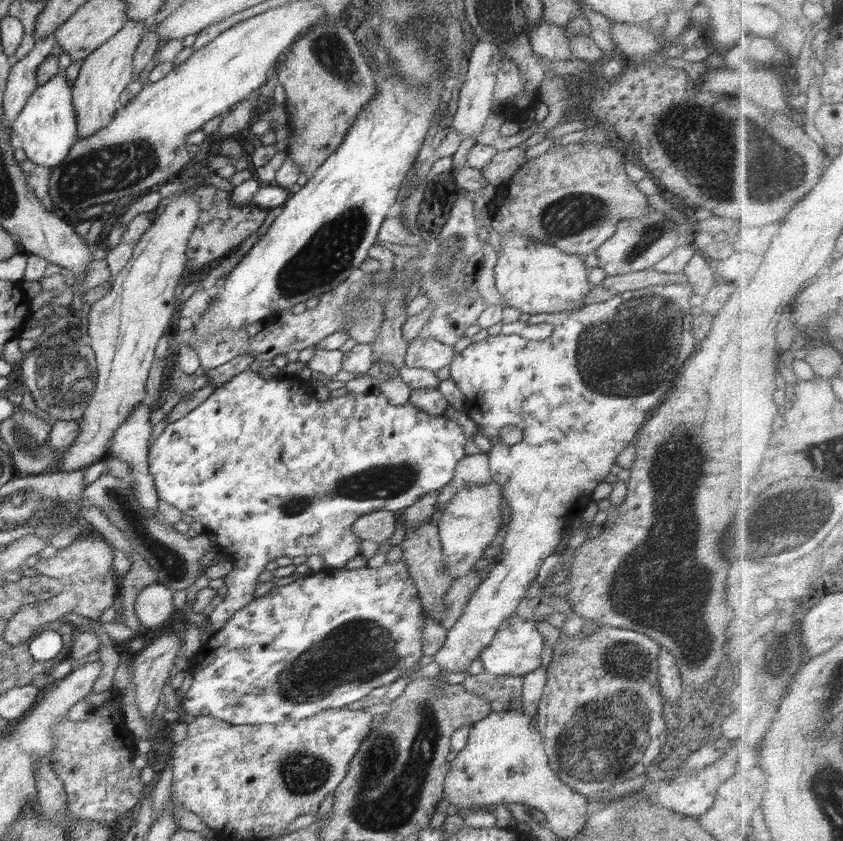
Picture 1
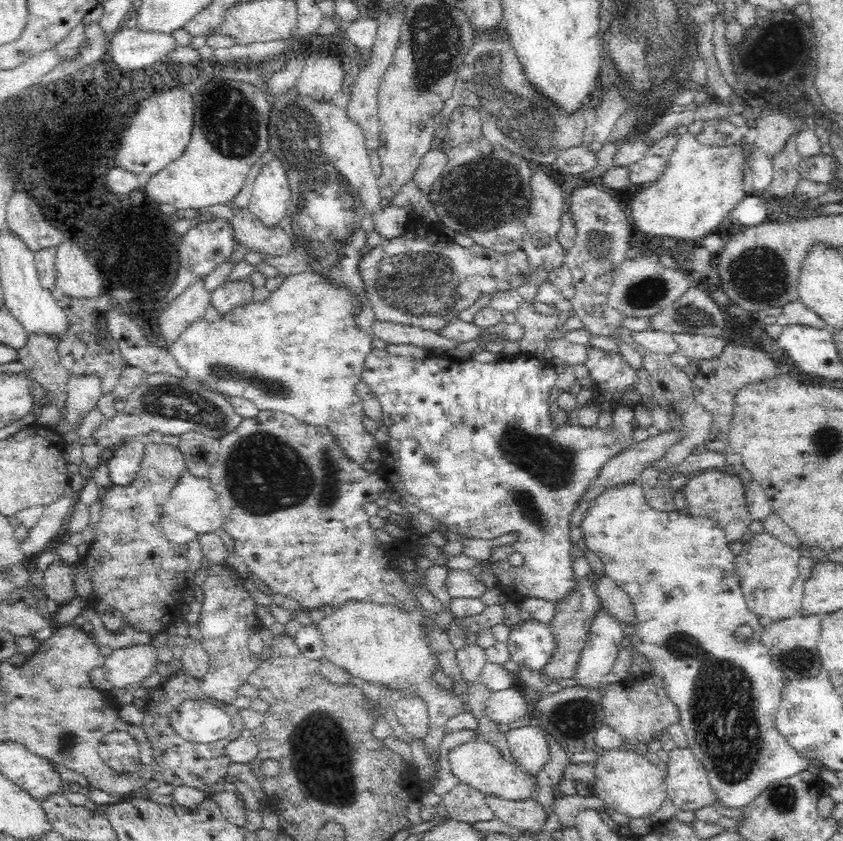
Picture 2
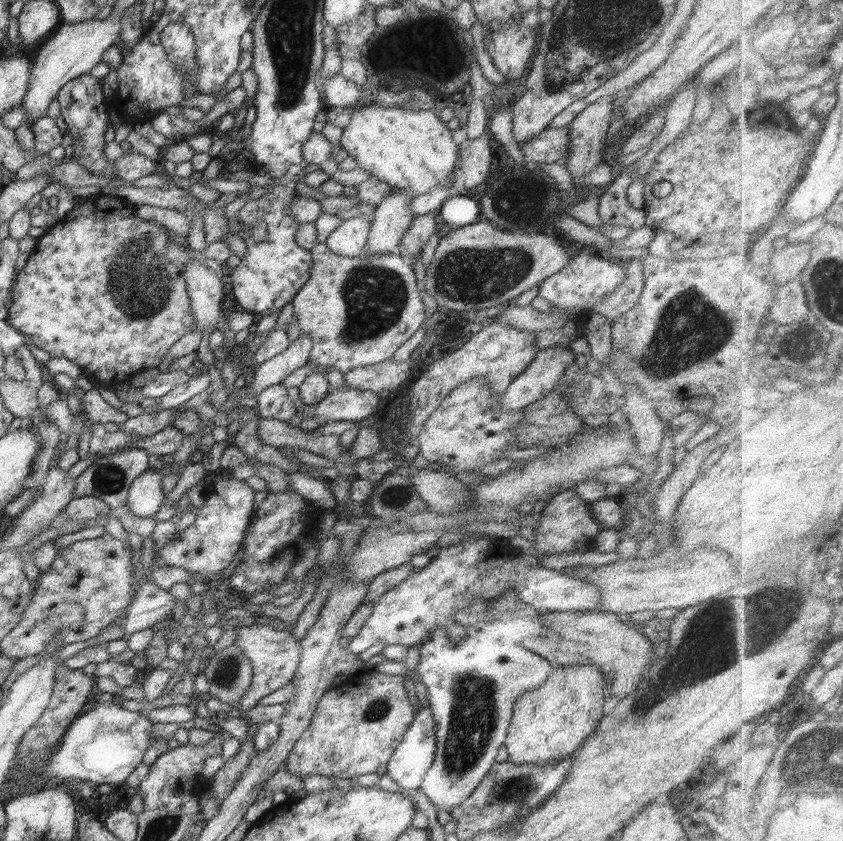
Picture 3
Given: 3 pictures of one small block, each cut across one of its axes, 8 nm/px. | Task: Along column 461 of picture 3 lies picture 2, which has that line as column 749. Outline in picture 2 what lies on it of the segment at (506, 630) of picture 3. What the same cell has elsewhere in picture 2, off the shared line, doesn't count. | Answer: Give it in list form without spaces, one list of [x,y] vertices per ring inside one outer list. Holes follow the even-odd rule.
[[[637,479],[624,484],[624,486],[606,490],[593,500],[593,505],[581,524],[581,538],[582,546],[586,550],[592,550],[604,563],[605,574],[630,595],[637,619],[632,645],[642,657],[648,660],[651,667],[649,673],[654,674],[657,680],[663,682],[669,700],[680,710],[680,724],[685,731],[688,748],[694,752],[696,759],[702,762],[702,765],[706,768],[709,783],[715,790],[717,799],[722,806],[740,810],[742,806],[748,806],[752,800],[756,800],[760,796],[760,792],[764,792],[772,782],[796,776],[796,774],[806,771],[811,764],[814,764],[814,759],[812,759],[814,753],[798,755],[796,748],[792,748],[776,728],[775,714],[780,706],[785,676],[773,664],[768,649],[761,642],[763,627],[758,624],[758,618],[746,608],[746,602],[744,602],[744,596],[742,596],[742,590],[740,590],[740,579],[736,578],[734,562],[738,556],[730,551],[725,530],[722,530],[722,527],[718,526],[716,521],[706,517],[694,518],[678,510],[667,514],[650,508],[646,504],[642,485]],[[742,624],[750,624],[754,630],[754,636],[747,642],[740,642],[734,637],[734,630],[738,630]]]

